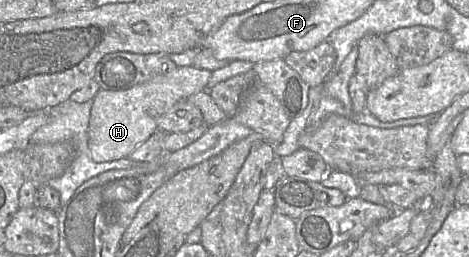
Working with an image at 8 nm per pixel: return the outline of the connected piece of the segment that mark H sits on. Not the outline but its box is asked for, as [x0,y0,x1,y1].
[88,66,212,162]

